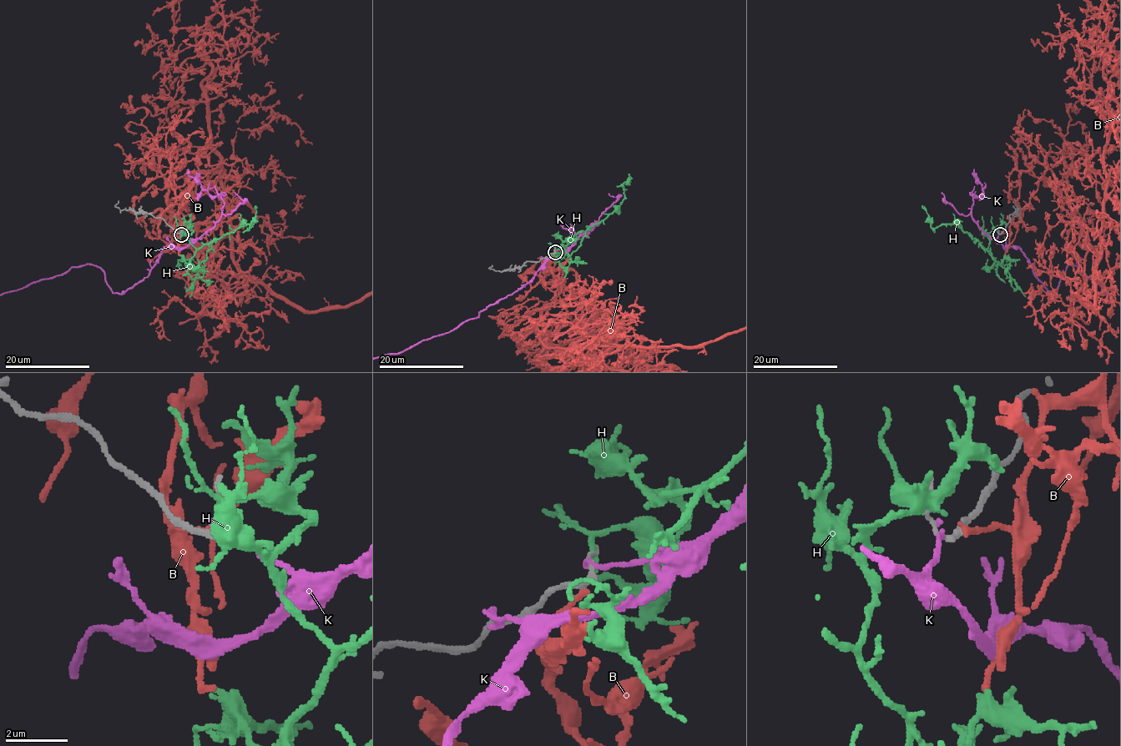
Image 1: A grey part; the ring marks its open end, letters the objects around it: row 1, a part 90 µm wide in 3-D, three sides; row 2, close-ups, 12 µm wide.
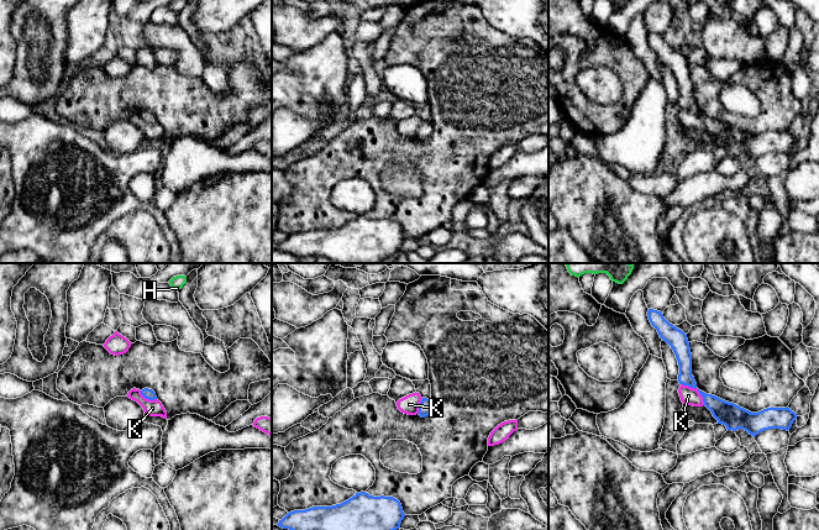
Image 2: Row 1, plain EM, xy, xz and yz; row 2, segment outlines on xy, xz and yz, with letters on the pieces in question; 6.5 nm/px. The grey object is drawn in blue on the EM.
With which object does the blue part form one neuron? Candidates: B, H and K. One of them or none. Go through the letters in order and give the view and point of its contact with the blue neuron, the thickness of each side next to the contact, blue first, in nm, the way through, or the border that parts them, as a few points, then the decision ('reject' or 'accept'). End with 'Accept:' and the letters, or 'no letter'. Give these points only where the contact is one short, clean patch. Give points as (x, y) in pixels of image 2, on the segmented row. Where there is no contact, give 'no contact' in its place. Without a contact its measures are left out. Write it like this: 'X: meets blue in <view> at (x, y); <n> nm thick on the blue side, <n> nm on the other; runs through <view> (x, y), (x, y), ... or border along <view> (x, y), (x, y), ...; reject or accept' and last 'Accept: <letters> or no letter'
B: no contact; reject
H: no contact; reject
K: meets blue in yz at (698, 389); 100 nm thick on the blue side, 110 nm on the other; reject
Accept: no letter

